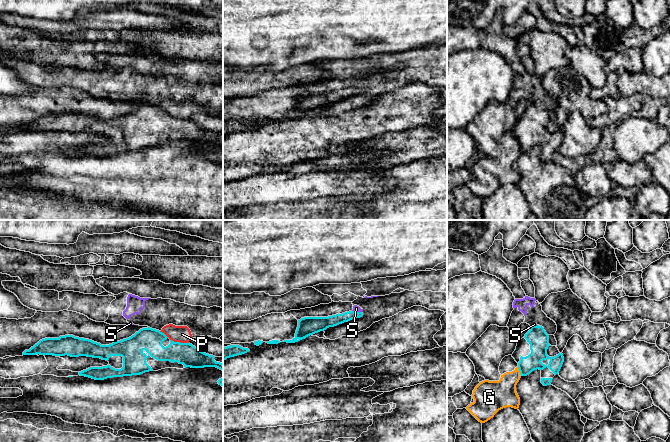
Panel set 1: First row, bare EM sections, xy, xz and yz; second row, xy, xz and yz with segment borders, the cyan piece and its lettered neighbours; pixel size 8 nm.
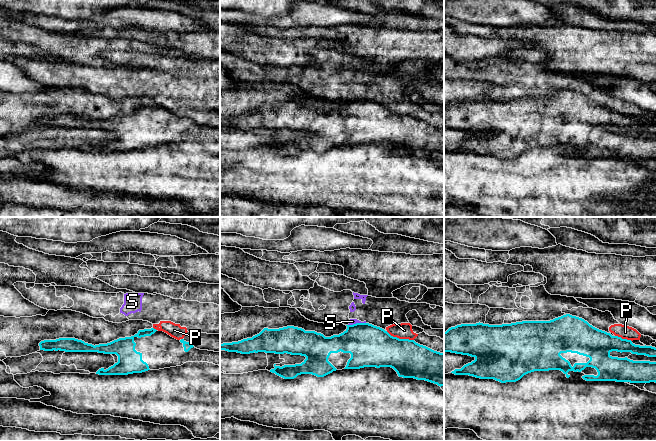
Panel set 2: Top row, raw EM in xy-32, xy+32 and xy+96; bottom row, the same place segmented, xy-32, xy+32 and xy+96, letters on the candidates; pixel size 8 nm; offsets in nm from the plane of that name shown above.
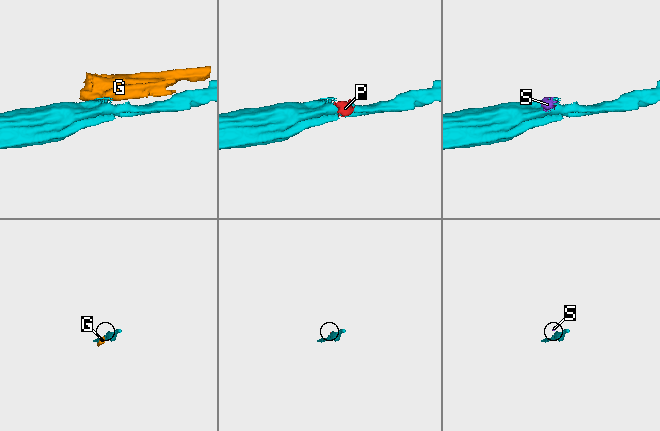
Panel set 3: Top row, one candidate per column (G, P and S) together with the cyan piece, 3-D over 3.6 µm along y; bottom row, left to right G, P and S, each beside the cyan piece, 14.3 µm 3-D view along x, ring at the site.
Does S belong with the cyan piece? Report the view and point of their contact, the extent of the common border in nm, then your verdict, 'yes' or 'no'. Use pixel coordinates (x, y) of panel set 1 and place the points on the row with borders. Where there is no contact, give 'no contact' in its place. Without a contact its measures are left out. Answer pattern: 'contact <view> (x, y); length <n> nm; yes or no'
contact xz (357, 312); length 80 nm; no

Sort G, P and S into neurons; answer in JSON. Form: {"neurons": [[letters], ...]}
{"neurons": [["G"], ["P", "S"]]}

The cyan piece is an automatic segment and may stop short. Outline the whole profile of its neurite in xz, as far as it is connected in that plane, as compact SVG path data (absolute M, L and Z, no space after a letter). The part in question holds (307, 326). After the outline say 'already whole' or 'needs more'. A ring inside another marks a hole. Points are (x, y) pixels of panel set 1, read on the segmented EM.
M349 311L328 317L304 317L298 320L295 337L292 340L284 340L282 342L295 343L310 335L324 331L329 327L334 327L362 316L362 312Z; already whole

